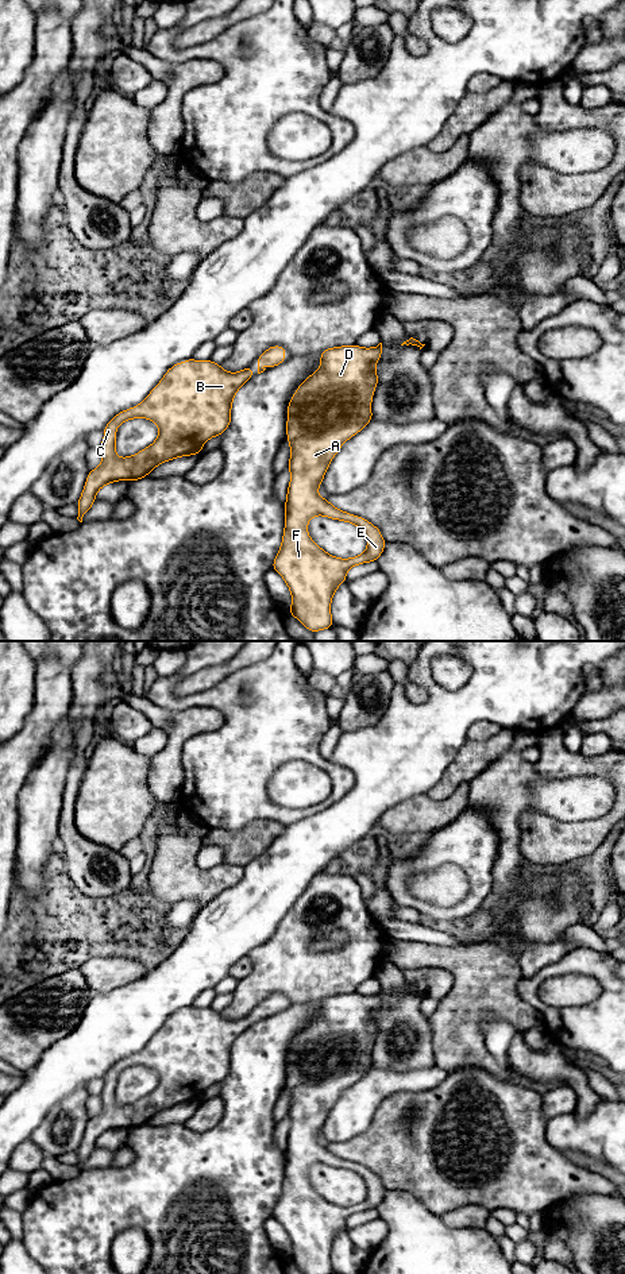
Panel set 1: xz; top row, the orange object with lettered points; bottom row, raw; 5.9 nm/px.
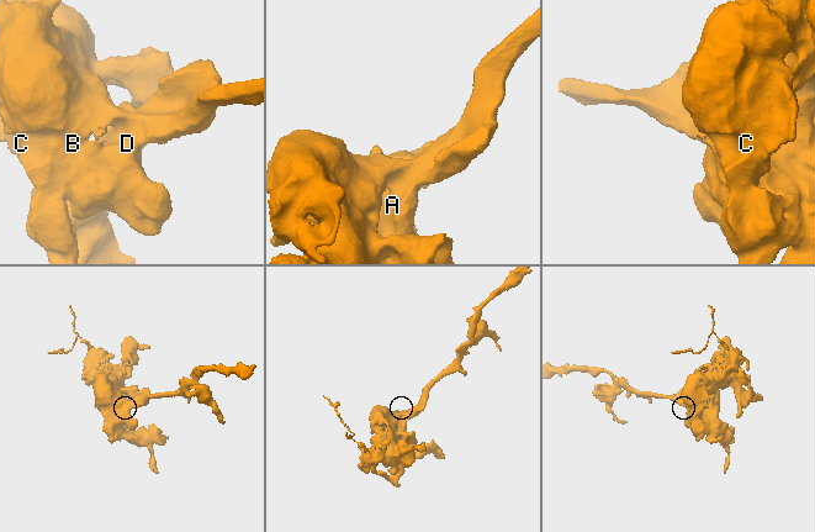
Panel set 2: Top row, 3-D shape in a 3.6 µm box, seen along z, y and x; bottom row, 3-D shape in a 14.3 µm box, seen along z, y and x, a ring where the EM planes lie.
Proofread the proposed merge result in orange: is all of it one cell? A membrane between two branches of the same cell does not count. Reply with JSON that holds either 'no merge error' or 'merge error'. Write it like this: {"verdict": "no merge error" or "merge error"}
{"verdict": "no merge error"}

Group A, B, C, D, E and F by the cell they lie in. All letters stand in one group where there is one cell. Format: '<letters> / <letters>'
A B C D E F

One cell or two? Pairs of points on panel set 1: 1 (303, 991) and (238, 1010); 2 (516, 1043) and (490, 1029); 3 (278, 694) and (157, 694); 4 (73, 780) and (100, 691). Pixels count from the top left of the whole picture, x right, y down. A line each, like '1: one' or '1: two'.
1: one
2: two
3: one
4: one

